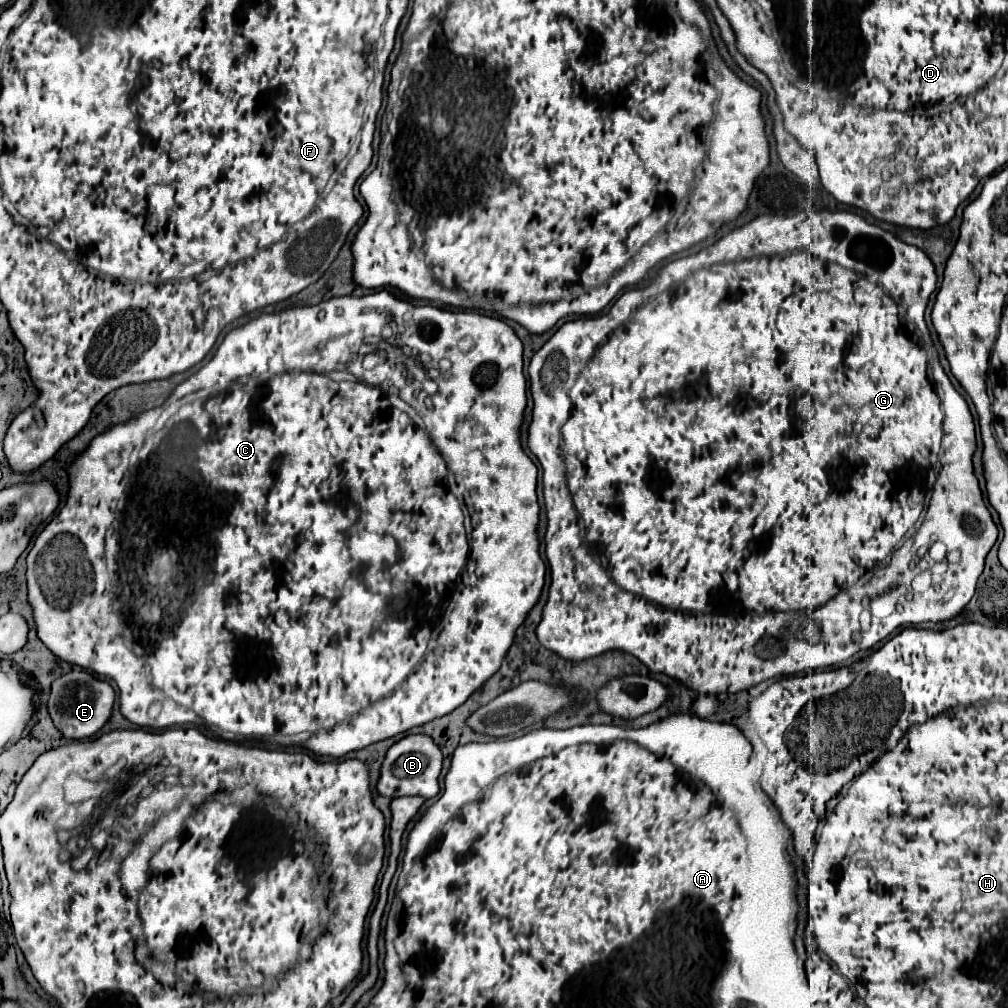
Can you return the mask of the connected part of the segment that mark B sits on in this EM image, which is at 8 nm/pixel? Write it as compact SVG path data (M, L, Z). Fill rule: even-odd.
M410 734L398 740L386 754L382 762L382 776L378 782L378 792L382 796L422 796L434 798L440 794L440 774L442 774L444 754L440 746L426 734Z

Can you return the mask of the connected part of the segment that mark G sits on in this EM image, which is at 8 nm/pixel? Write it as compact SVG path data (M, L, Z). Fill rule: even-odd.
M806 210L806 212L800 212L800 214L794 214L794 216L758 216L758 218L756 218L756 220L752 220L752 222L748 222L748 224L746 224L746 226L742 226L742 228L738 228L738 230L732 230L732 232L730 232L730 234L728 234L728 236L724 236L724 238L722 238L722 240L718 240L718 242L716 242L716 244L714 244L714 246L708 246L708 248L706 248L706 250L702 250L702 252L698 252L698 254L696 254L696 256L688 256L688 258L680 258L680 260L676 260L676 262L672 262L672 264L668 264L668 266L666 266L666 268L662 268L662 272L660 272L660 276L658 276L658 278L656 278L656 280L654 280L654 284L652 284L652 286L648 286L648 288L644 288L644 290L633 290L633 289L632 289L632 290L626 290L626 291L625 291L625 292L624 292L624 293L623 293L623 294L622 294L622 298L620 298L620 300L616 300L616 302L614 302L614 304L612 304L612 308L610 308L610 310L608 310L608 316L606 316L606 314L604 314L604 316L598 316L598 318L590 318L590 320L574 320L574 322L566 322L566 324L562 324L562 326L560 326L560 328L558 328L558 332L556 332L556 334L554 334L554 336L552 336L552 338L550 338L550 340L548 340L548 342L546 342L546 344L544 344L544 346L542 346L542 348L540 348L540 350L538 350L538 352L536 352L536 354L534 354L534 358L532 358L532 362L530 362L530 368L528 368L528 376L530 376L530 394L532 394L532 400L534 400L534 408L532 408L532 422L530 422L530 426L528 426L528 448L530 448L530 450L532 450L532 452L534 452L534 454L536 454L536 458L538 458L538 460L540 460L540 464L542 464L542 470L544 470L544 504L546 504L546 518L548 518L548 526L546 526L546 536L544 536L544 540L546 540L546 558L548 558L548 562L550 562L550 576L552 576L552 586L550 586L550 594L548 594L548 602L546 602L546 606L544 606L544 610L542 610L542 620L540 620L540 624L538 624L538 628L536 628L536 636L538 636L538 640L540 640L540 644L542 644L542 646L544 646L544 648L548 648L548 650L552 650L552 652L556 652L556 654L558 654L558 656L562 656L562 658L566 658L566 660L586 660L586 658L592 658L592 656L598 656L598 654L602 654L602 652L608 652L608 650L624 650L624 652L630 652L630 654L632 654L632 656L636 656L636 658L638 658L638 660L642 660L642 662L644 662L644 664L646 664L646 666L648 666L648 668L650 668L650 670L652 670L652 672L662 672L662 674L668 674L668 676L672 676L672 678L678 678L678 680L680 680L680 682L684 682L684 684L686 684L686 686L690 686L690 688L692 688L692 690L698 690L698 692L704 692L704 694L720 694L720 692L730 692L730 694L734 694L734 692L740 692L740 690L748 690L748 688L750 688L750 686L756 686L756 684L760 684L760 682L764 682L764 680L768 680L768 678L776 678L776 676L788 676L788 674L798 674L798 672L804 672L804 670L816 670L816 668L822 668L822 666L830 666L830 664L838 664L838 662L844 662L844 660L848 660L848 658L852 658L852 656L854 656L854 654L858 654L858 652L860 652L860 650L868 650L868 648L872 648L872 646L874 646L874 644L878 644L878 642L880 642L880 640L884 640L884 638L888 638L888 636L890 636L890 634L892 634L892 632L894 632L894 630L896 630L896 628L898 628L898 626L914 626L914 624L922 624L922 622L940 622L940 620L948 620L948 618L952 618L952 616L956 616L956 614L958 614L958 612L960 612L960 610L962 610L962 608L964 608L964 606L966 606L966 604L968 604L968 602L970 602L970 598L972 598L972 594L974 594L974 590L976 590L976 582L978 582L978 578L980 578L980 574L982 574L982 570L984 570L984 560L986 560L986 554L988 554L988 552L990 552L990 548L992 548L992 546L994 546L994 542L996 542L996 536L998 536L998 528L996 528L996 524L994 524L994 522L992 522L992 518L990 518L990 512L988 512L988 508L986 508L986 504L984 504L984 500L982 500L982 492L980 492L980 486L978 486L978 478L976 478L976 476L974 476L974 468L972 468L972 454L974 454L974 450L976 450L976 436L974 436L974 418L972 418L972 414L970 414L970 408L968 408L968 404L966 404L966 400L964 400L964 398L962 398L962 396L960 396L960 394L958 394L958 392L956 392L956 390L954 390L954 386L952 386L952 384L950 384L950 380L948 380L948 376L946 376L946 374L944 374L944 370L942 370L942 368L940 368L940 364L938 364L938 358L936 358L936 350L934 350L934 346L932 346L932 340L930 340L930 334L928 334L928 328L926 328L926 322L924 322L924 310L926 310L926 304L928 304L928 298L930 298L930 294L932 294L932 292L934 292L934 288L936 288L936 272L934 272L934 264L932 264L932 262L930 262L930 258L928 258L928 256L926 256L926 254L924 254L924 252L922 252L922 250L920 250L920 248L916 248L916 246L910 246L910 244L904 244L904 242L902 242L902 240L898 240L898 238L896 238L896 236L894 236L894 234L890 234L890 232L886 232L886 230L882 230L882 228L878 228L878 226L874 226L874 224L868 224L868 222L866 222L866 220L864 220L864 218L862 218L862 216L858 216L858 214L852 214L852 212L812 212L812 210ZM928 454L934 454L934 456L938 456L938 468L936 468L936 472L934 472L934 476L926 476L926 481L925 481L925 480L924 480L924 479L922 479L922 480L921 480L921 481L920 481L920 480L918 480L918 484L920 484L920 486L922 486L922 488L924 488L924 492L926 492L926 496L924 496L924 508L922 508L922 512L920 512L920 516L916 516L916 514L914 514L914 512L916 512L916 510L912 510L912 508L910 508L910 500L908 500L908 490L906 490L906 486L904 486L904 470L906 470L906 462L908 462L908 456L910 456L910 458L918 458L918 456L920 456L920 458L922 458L922 456L926 456L926 458L930 458L930 456L928 456ZM666 520L670 520L670 528L662 528L662 524L666 524ZM920 526L922 526L922 528L924 528L924 530L928 530L928 532L930 532L930 534L934 534L934 536L936 536L936 542L937 542L937 541L938 541L938 540L940 540L940 542L942 542L942 543L944 543L944 544L946 544L946 548L948 548L948 552L952 552L952 550L958 550L958 552L960 552L960 562L956 562L956 564L948 564L948 570L946 570L946 574L944 574L944 580L942 580L942 584L938 584L938 588L932 588L932 590L930 590L930 592L928 592L928 594L914 594L914 596L912 596L912 600L904 600L904 602L902 602L902 604L900 604L900 606L898 606L898 608L896 608L896 610L894 610L894 612L892 612L892 614L888 614L888 616L884 616L884 618L878 618L878 616L874 616L874 614L872 614L872 608L870 608L870 604L871 604L871 603L872 603L872 601L873 601L873 600L875 600L875 599L877 599L877 598L878 598L878 597L880 597L880 596L881 596L881 594L882 594L882 595L883 595L883 594L885 594L885 593L887 593L887 592L889 592L889 591L891 591L891 590L892 590L892 588L893 588L893 585L894 585L894 584L895 584L895 583L896 583L896 582L897 582L897 580L899 580L899 578L897 578L897 577L898 577L898 576L900 576L900 575L901 575L901 574L903 574L903 572L904 572L904 571L903 571L903 570L904 570L904 569L909 569L909 567L910 567L910 564L911 564L911 562L912 562L912 555L905 555L905 549L904 549L904 550L903 550L903 547L902 547L902 545L903 545L903 542L904 542L904 539L905 539L905 535L906 535L906 533L907 533L907 532L908 532L908 530L909 530L909 529L912 529L912 528L919 528L919 530L918 530L918 531L917 531L917 532L916 532L916 533L915 533L915 534L914 534L914 535L913 535L913 537L911 537L911 538L910 538L910 539L908 539L908 540L907 540L907 541L906 541L906 542L905 542L905 543L904 543L904 545L913 545L913 550L916 550L916 551L917 551L917 549L916 549L916 548L917 548L917 546L918 546L918 545L919 545L919 544L934 544L934 543L935 543L935 542L926 542L926 540L924 540L924 538L920 538L920 536L916 536L916 534L918 534L918 532L920 532ZM560 538L572 538L572 540L564 540L564 542L568 542L568 546L572 546L572 544L574 544L574 546L578 546L578 544L580 544L580 546L582 546L582 542L586 542L586 544L590 544L590 546L592 546L592 554L560 554ZM864 614L870 614L870 620L864 620L864 622L862 622L862 618L864 618Z

